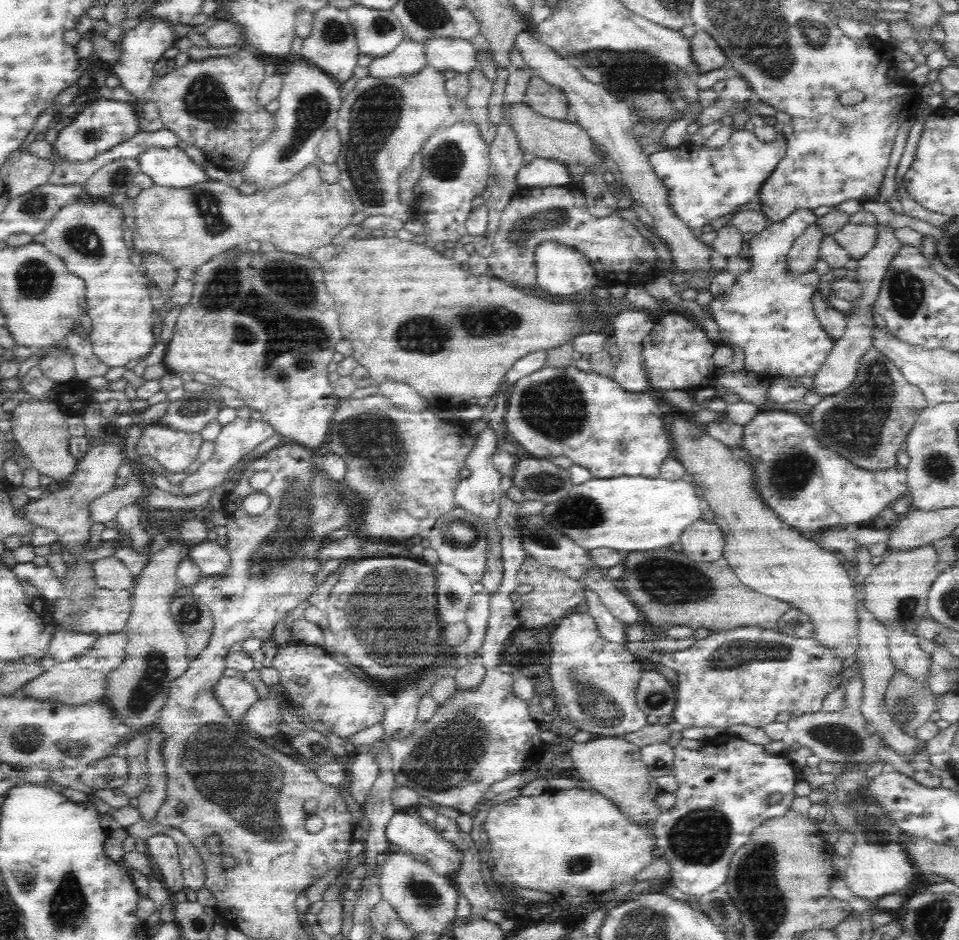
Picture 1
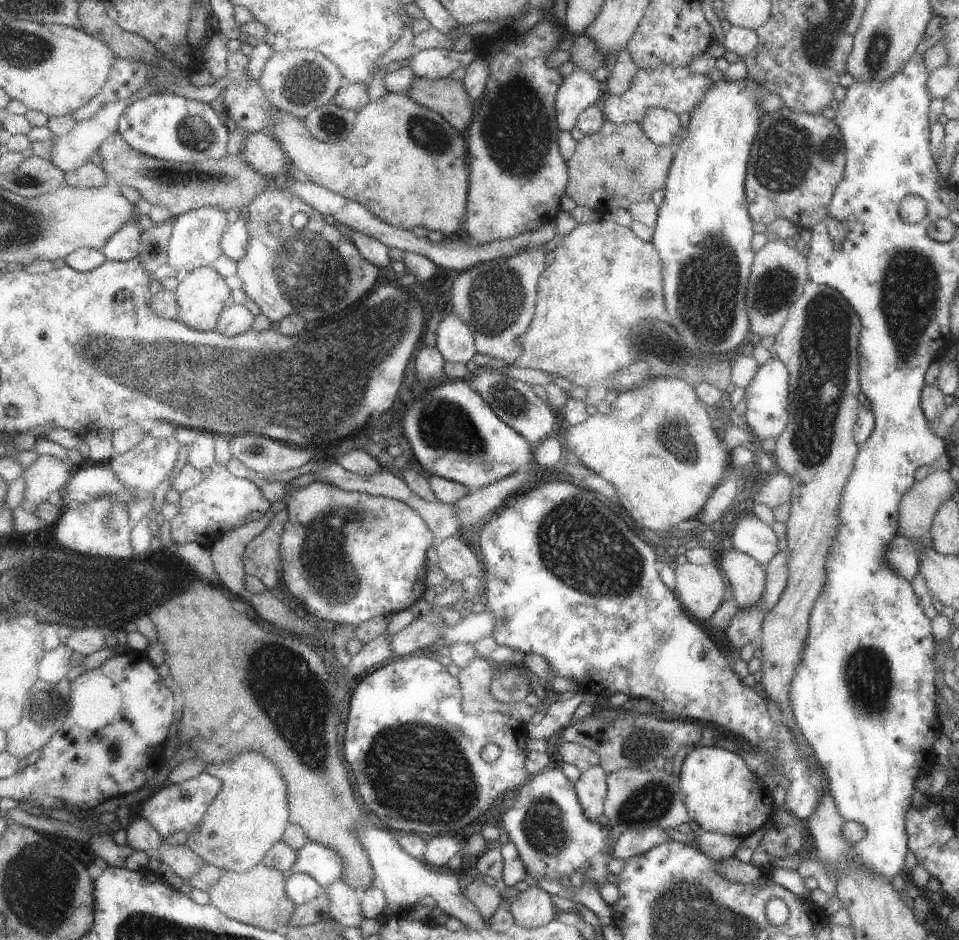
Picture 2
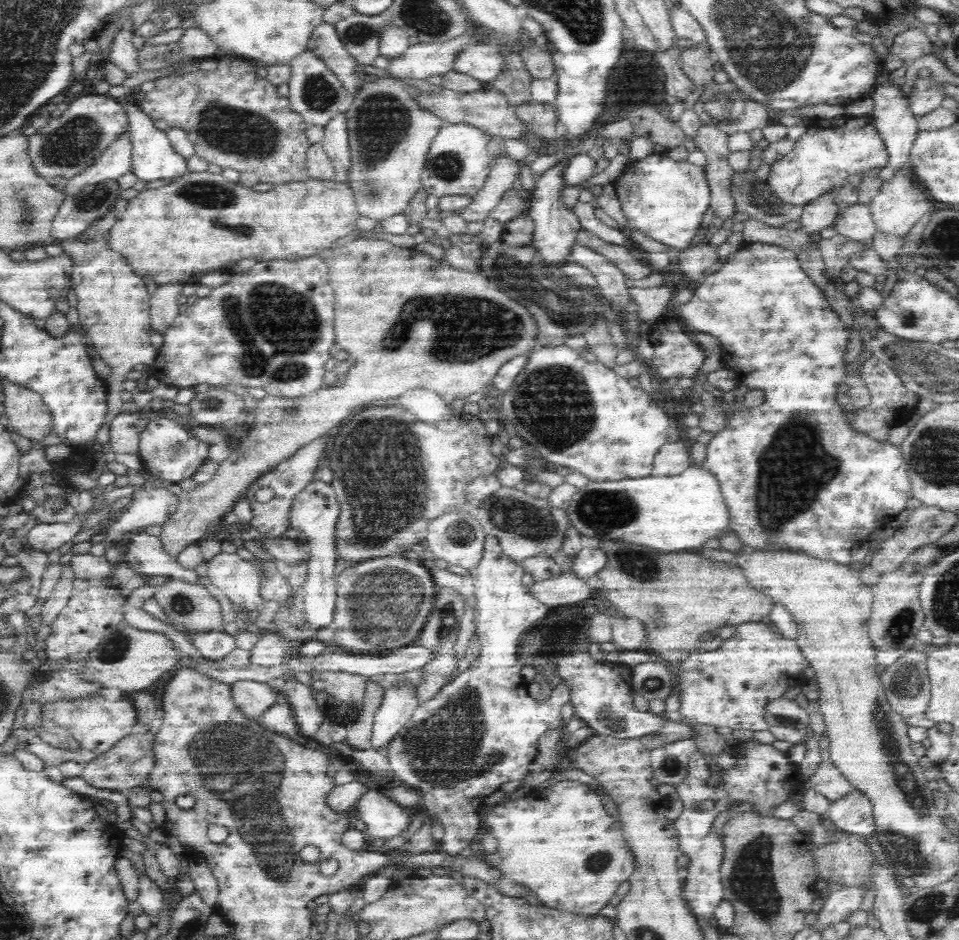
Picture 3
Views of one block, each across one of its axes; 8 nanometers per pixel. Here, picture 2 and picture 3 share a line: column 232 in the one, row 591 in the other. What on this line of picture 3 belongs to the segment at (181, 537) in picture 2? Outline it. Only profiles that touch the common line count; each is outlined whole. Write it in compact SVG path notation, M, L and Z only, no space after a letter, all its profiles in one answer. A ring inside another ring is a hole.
M487 536L483 542L480 563L468 572L474 583L474 623L480 634L481 649L478 658L463 667L444 688L429 701L419 703L409 721L392 737L387 746L387 757L396 778L422 793L428 813L444 828L441 852L460 858L464 848L470 848L482 836L483 814L480 809L484 799L496 792L505 782L518 780L523 783L524 774L538 752L537 742L547 730L563 728L560 717L562 706L570 702L570 683L561 679L555 694L547 699L532 698L521 674L518 646L526 630L548 616L551 610L539 602L524 588L524 570L502 553L495 536Z

